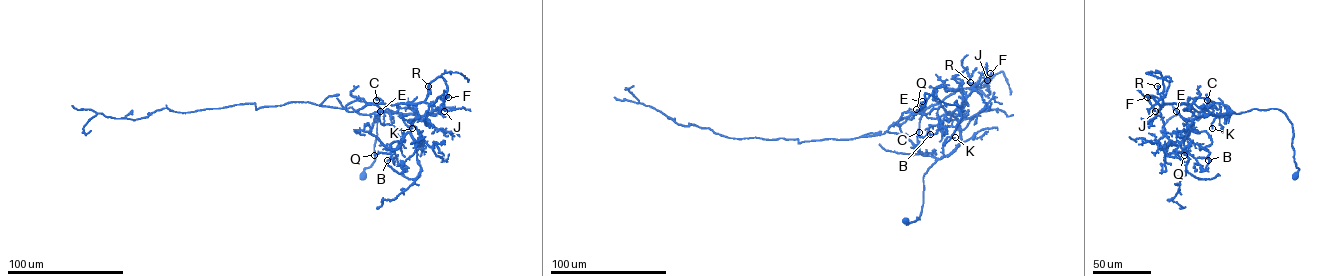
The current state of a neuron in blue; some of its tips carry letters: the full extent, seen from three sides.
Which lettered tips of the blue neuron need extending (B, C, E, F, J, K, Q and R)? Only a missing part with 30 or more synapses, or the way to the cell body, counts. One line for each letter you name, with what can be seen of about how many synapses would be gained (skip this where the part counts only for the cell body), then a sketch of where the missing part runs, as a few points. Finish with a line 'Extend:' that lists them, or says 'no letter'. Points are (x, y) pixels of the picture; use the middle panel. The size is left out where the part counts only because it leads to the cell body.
Extend: no letter

